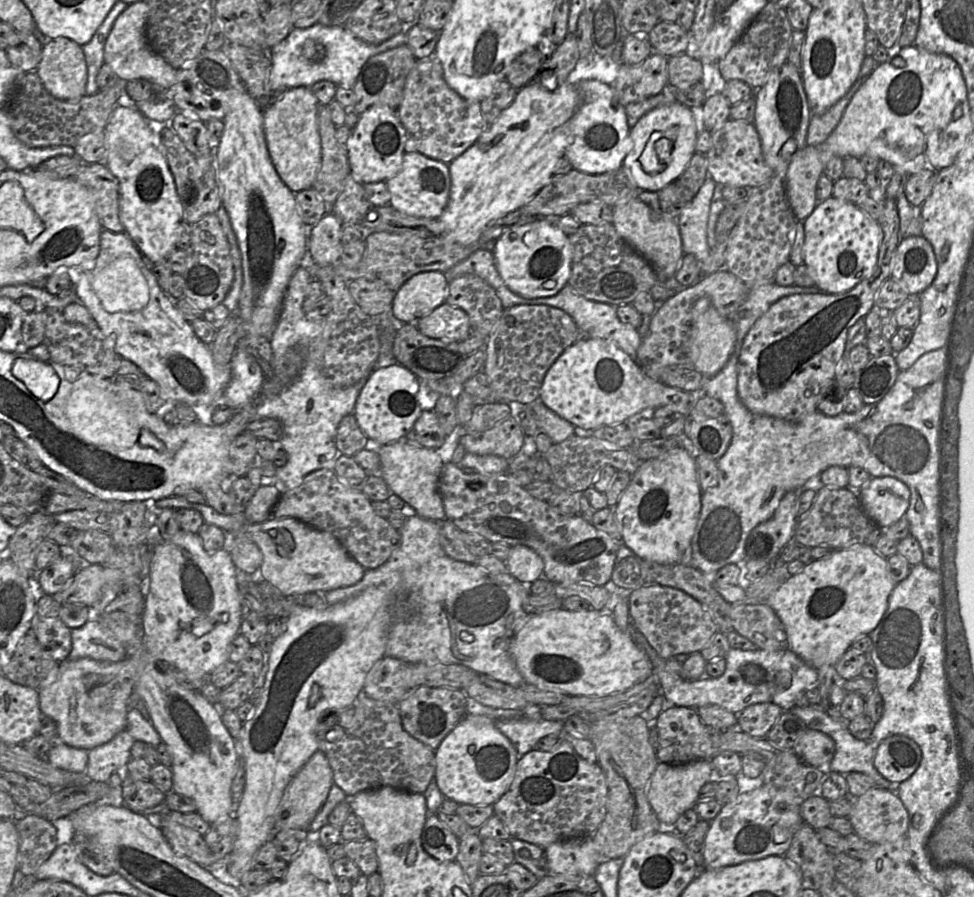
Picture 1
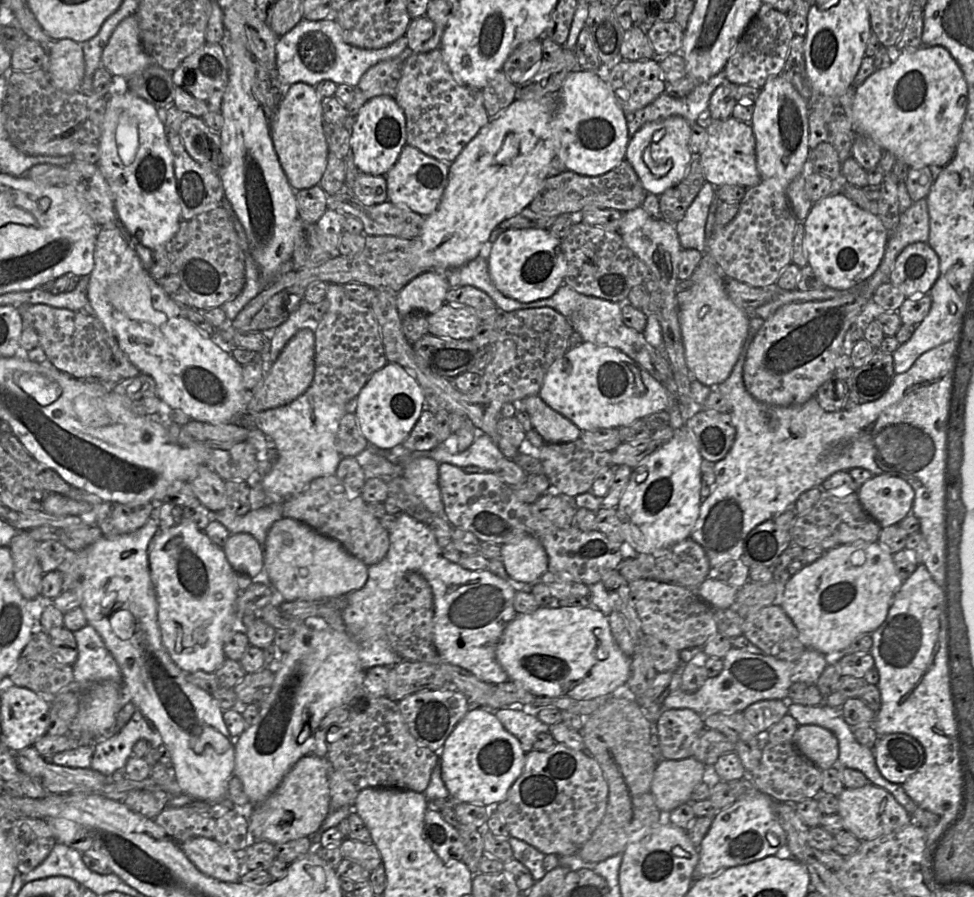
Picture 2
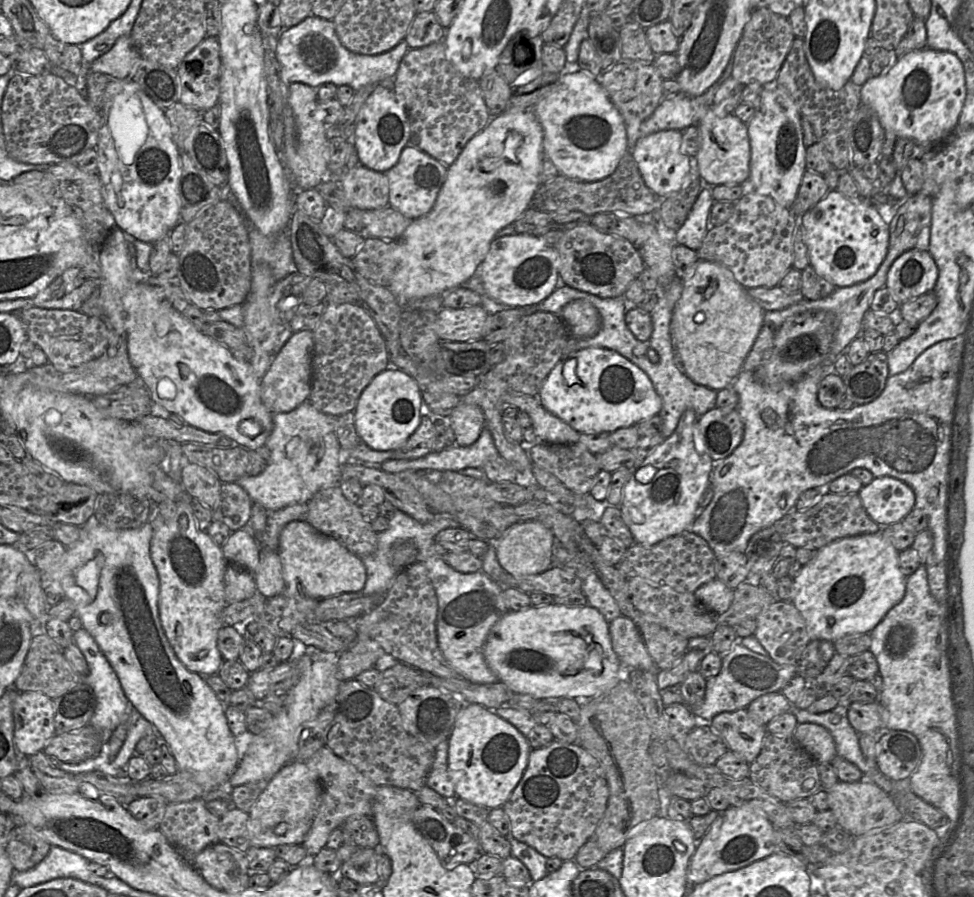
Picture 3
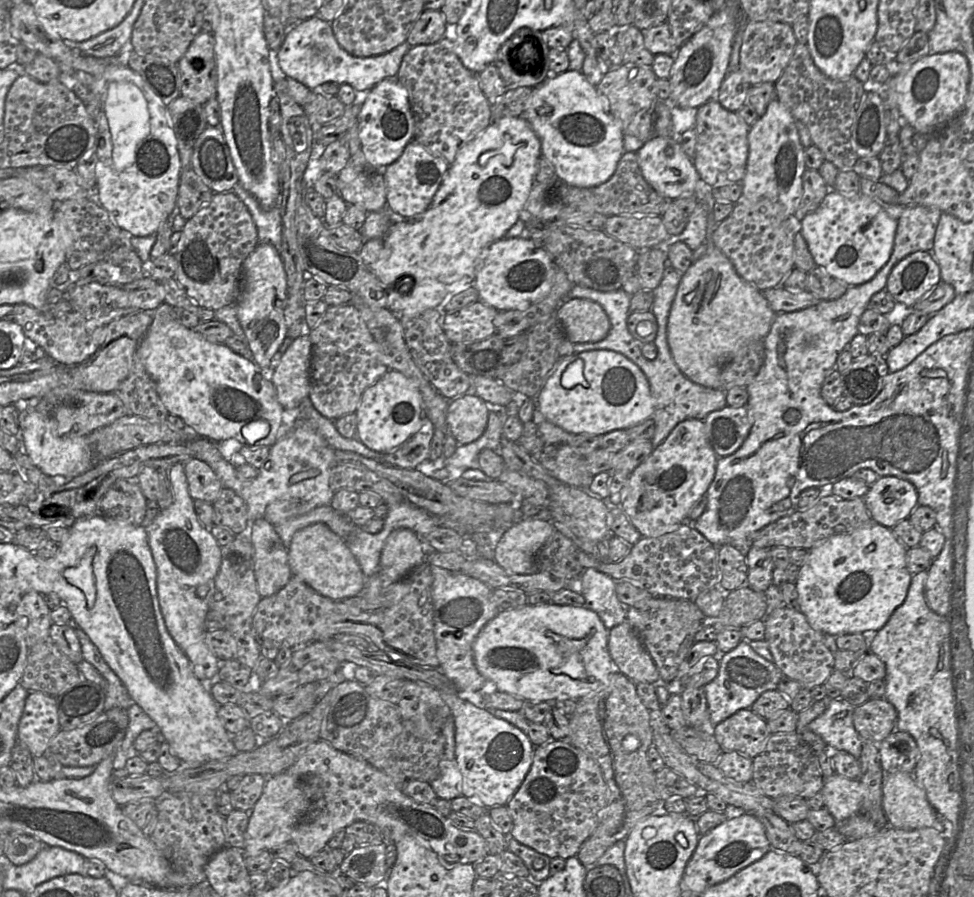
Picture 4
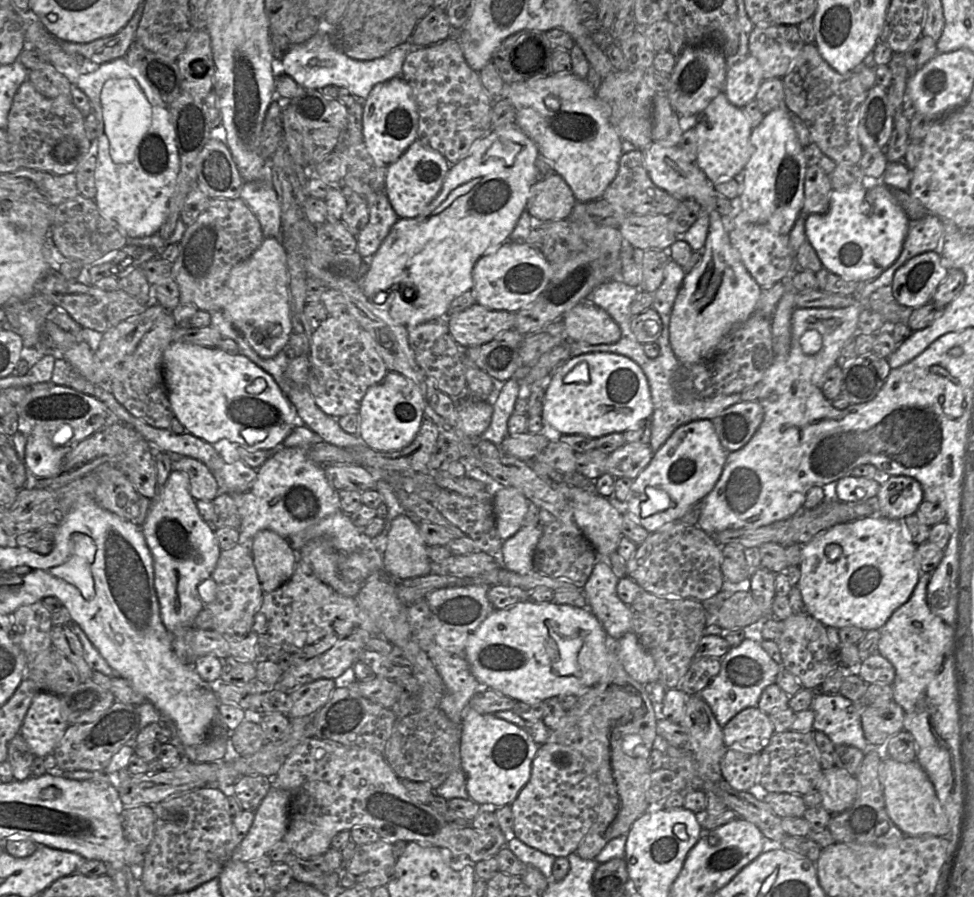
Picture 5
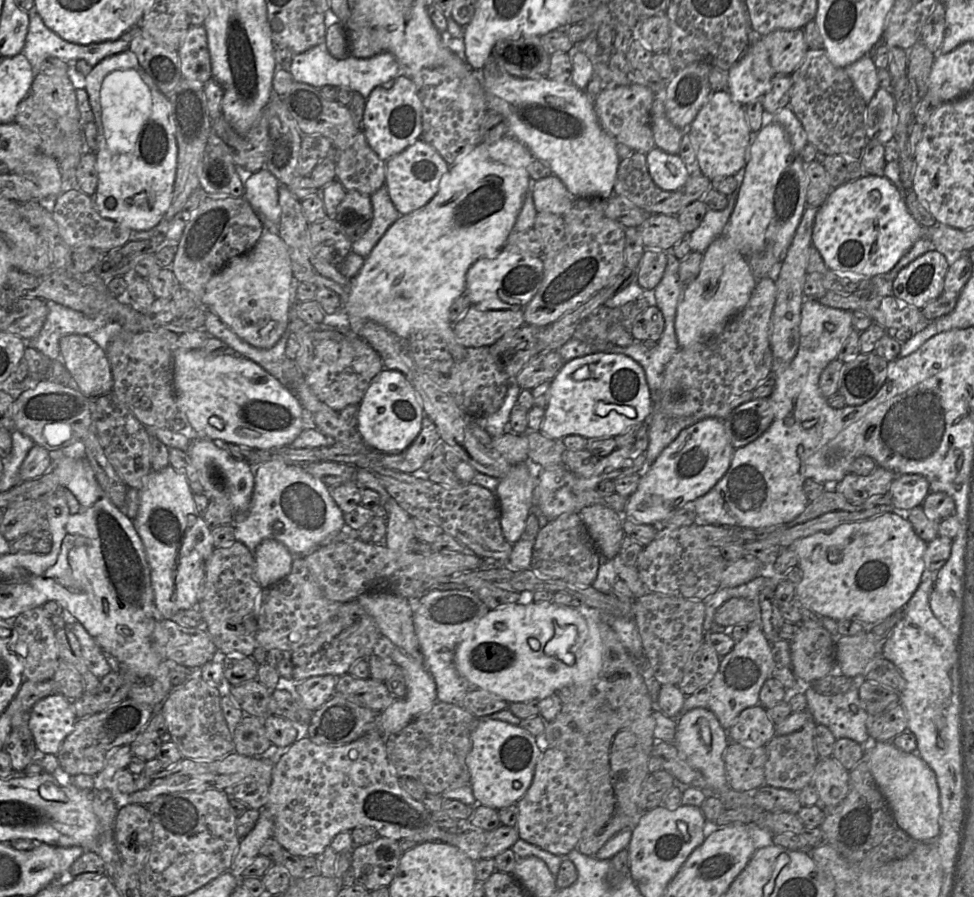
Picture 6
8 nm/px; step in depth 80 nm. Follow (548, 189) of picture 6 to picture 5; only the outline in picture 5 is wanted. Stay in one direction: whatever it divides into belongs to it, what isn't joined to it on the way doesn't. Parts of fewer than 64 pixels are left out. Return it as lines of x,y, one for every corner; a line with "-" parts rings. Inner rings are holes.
553,172
548,178
534,182
526,211
536,222
566,220
576,202
564,179

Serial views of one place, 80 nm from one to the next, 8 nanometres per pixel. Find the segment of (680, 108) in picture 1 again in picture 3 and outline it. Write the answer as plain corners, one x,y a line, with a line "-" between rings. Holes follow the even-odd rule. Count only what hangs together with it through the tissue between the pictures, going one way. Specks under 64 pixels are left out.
675,129
658,131
641,137
629,150
646,186
659,198
678,192
690,172
690,157
682,153
682,135
682,131

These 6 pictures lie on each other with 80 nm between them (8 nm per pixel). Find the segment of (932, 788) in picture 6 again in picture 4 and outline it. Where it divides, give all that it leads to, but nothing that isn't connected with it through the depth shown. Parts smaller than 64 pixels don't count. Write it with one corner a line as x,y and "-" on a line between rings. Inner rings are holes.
884,774
882,808
889,824
895,829
932,828
939,833
943,830
936,819
937,811
930,805
913,774

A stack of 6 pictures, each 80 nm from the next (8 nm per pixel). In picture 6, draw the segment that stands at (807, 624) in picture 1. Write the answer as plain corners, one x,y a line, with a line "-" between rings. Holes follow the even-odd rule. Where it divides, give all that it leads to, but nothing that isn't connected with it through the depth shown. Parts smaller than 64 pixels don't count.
883,513
863,521
844,523
832,530
817,532
810,536
800,538
794,541
791,544
791,547
787,547
797,554
799,561
798,567
801,570
801,581
795,585
795,597
808,609
820,616
831,618
837,622
840,620
854,620
860,622
864,626
873,626
895,612
901,611
911,599
922,580
924,571
926,570
923,559
926,547
927,543
915,533
907,518
895,513

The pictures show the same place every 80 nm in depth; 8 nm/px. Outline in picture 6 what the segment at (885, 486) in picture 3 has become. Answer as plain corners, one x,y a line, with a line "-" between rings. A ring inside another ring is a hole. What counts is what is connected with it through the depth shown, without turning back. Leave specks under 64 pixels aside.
903,474
896,477
888,491
893,506
908,512
921,505
929,493
929,482
918,474

